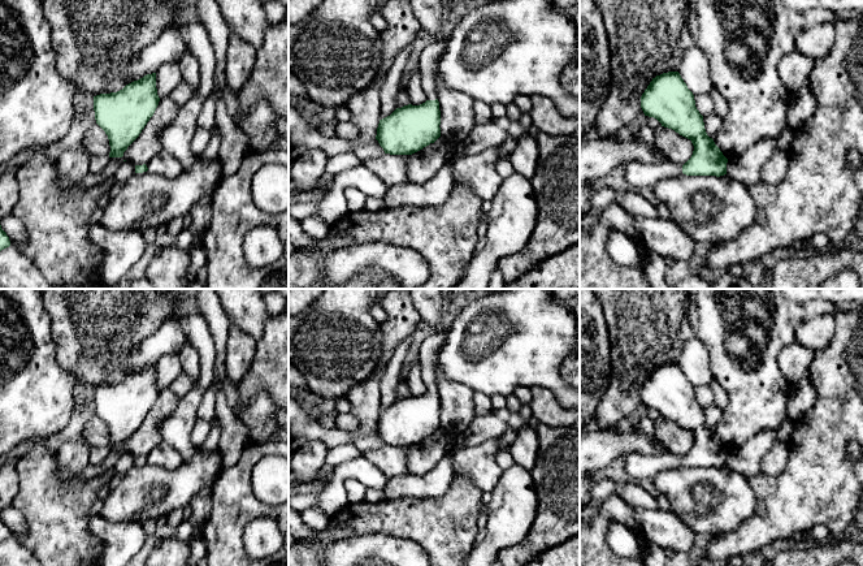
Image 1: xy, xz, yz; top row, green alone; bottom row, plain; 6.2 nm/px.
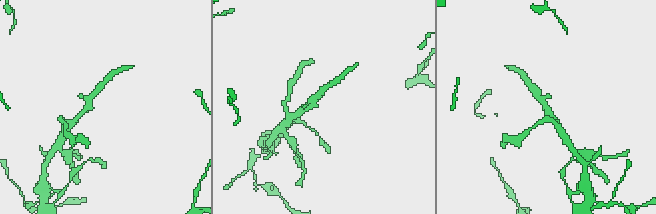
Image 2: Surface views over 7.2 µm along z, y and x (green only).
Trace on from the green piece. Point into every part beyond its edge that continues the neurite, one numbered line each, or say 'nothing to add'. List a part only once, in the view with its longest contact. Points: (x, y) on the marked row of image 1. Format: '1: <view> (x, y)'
1: xz (429, 60)

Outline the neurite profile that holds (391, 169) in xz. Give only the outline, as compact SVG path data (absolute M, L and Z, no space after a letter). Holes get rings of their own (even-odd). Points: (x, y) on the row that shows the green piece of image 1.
M383 154L378 157L368 159L363 164L389 187L408 182L408 157L409 155Z

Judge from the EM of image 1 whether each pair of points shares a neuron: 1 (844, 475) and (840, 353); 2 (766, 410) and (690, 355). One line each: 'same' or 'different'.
1: same
2: different

